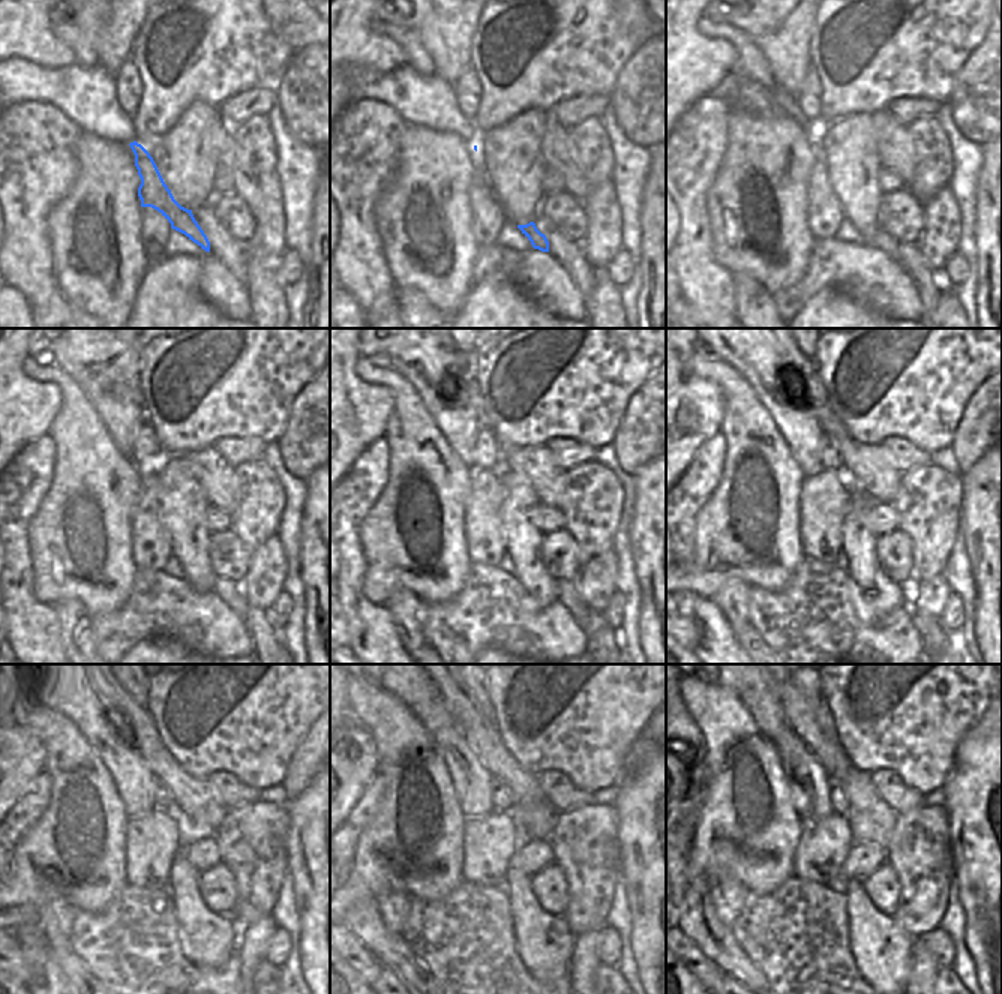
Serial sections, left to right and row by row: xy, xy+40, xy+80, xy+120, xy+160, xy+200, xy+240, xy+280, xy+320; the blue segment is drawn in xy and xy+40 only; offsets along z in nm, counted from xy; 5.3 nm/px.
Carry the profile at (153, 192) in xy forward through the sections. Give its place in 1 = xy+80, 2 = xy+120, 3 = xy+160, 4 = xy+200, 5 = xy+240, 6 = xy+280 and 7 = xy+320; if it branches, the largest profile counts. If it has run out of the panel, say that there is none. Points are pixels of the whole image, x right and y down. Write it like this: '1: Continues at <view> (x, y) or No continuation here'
1: Continues at xy+80 (881, 240)
2: Continues at xy+120 (228, 591)
3: Continues at xy+160 (569, 595)
4: Continues at xy+200 (932, 631)
5: Continues at xy+240 (264, 969)
6: Continues at xy+280 (603, 969)
7: Continues at xy+320 (950, 969)

